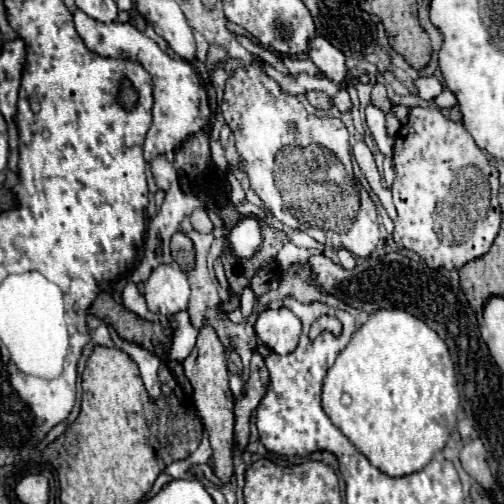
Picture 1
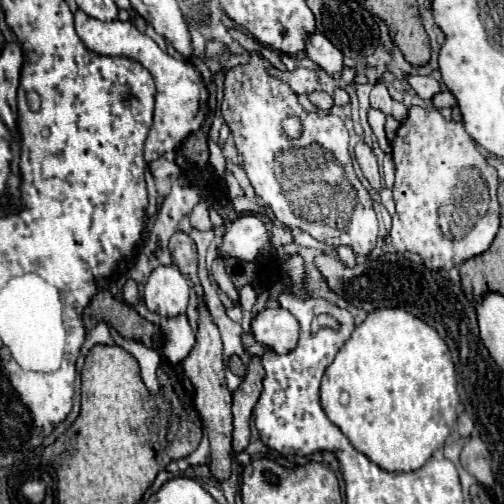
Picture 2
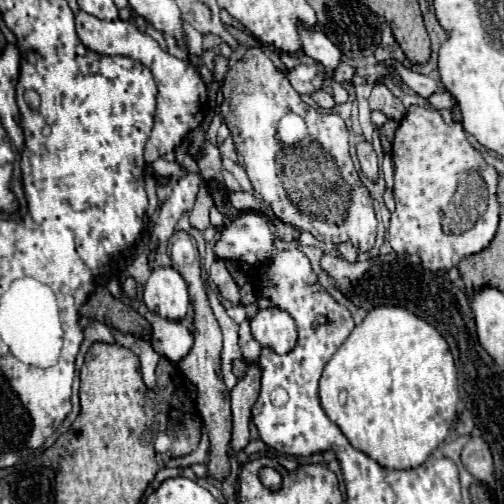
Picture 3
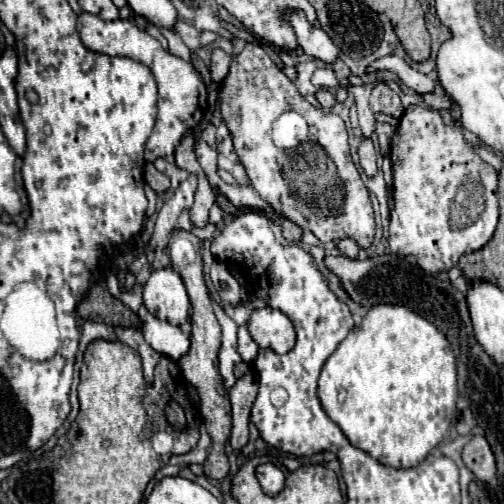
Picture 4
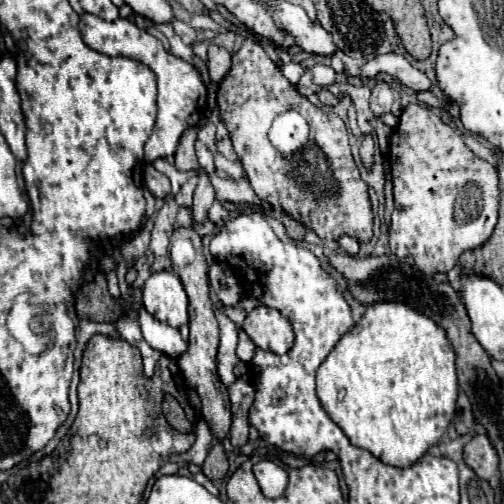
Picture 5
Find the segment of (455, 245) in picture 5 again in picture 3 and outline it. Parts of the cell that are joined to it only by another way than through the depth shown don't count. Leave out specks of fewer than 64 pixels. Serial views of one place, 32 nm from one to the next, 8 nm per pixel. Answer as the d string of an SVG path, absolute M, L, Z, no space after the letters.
M410 106L392 140L394 200L396 210L390 220L390 246L396 254L416 254L426 270L450 270L464 256L484 250L498 228L496 184L498 172L484 162L480 152L468 142L462 124L446 124L436 108Z

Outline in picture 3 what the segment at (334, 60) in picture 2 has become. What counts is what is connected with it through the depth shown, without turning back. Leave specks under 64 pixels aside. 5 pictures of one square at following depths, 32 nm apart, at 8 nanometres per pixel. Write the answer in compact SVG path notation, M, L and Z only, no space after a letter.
M298 22L298 34L300 34L300 42L302 42L302 50L306 56L314 58L316 62L322 62L324 68L328 72L332 72L338 62L340 62L340 50L328 40L328 36L324 36L324 32L316 30L316 28L308 28L306 24Z

